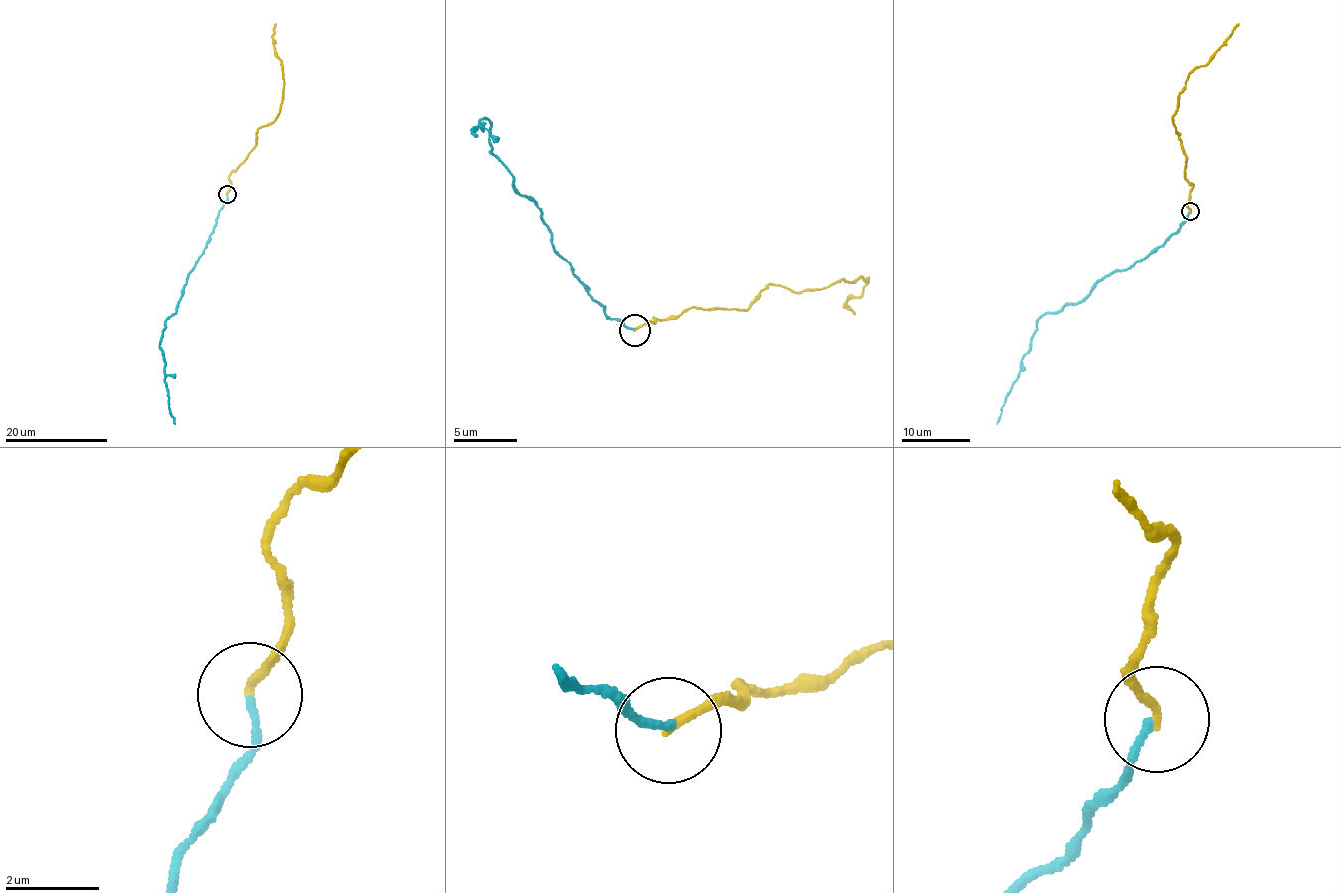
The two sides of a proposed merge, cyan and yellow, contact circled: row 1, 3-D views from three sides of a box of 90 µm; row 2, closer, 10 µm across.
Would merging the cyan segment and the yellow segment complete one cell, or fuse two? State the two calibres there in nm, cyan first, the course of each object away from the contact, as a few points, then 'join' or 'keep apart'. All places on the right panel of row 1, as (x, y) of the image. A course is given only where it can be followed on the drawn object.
150/170 nm | cyan via (1190, 211), (1149, 255), (1113, 270), (1081, 301), (1038, 319), (996, 423) | yellow via (1190, 211), (1193, 186), (1184, 174), (1187, 158), (1173, 118), (1177, 95), (1188, 76), (1208, 63), (1237, 24) | join

